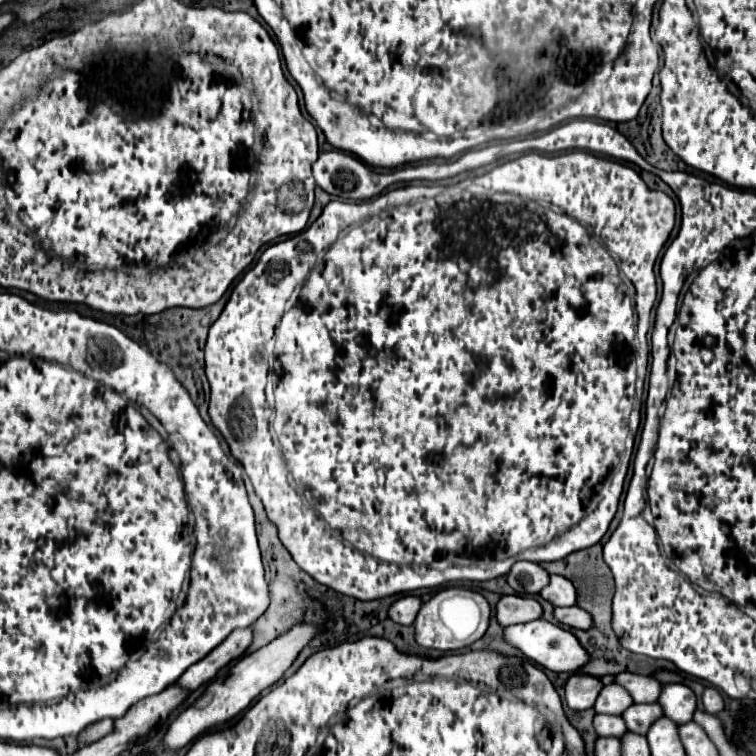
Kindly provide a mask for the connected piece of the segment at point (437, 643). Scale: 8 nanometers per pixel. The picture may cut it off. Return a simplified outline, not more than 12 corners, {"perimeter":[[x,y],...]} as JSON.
{"perimeter":[[449,587],[417,613],[425,649],[469,647],[487,631],[491,607]]}

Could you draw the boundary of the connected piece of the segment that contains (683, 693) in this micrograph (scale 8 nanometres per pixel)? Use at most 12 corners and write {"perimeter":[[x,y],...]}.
{"perimeter":[[681,683],[663,685],[657,703],[677,725],[691,721],[693,691]]}

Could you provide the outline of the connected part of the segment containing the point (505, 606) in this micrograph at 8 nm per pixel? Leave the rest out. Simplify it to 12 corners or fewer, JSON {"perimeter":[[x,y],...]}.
{"perimeter":[[503,595],[495,607],[501,627],[543,615],[531,597]]}

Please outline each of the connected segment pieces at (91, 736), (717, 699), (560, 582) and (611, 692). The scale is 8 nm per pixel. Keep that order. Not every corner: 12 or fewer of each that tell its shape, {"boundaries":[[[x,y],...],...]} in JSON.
{"boundaries":[[[101,719],[77,735],[79,747],[115,731],[113,719]],[[707,687],[701,701],[707,713],[723,709],[717,689]],[[551,575],[539,595],[557,607],[571,607],[577,599],[573,583]],[[611,683],[599,693],[595,713],[621,715],[633,705],[623,687]]]}

